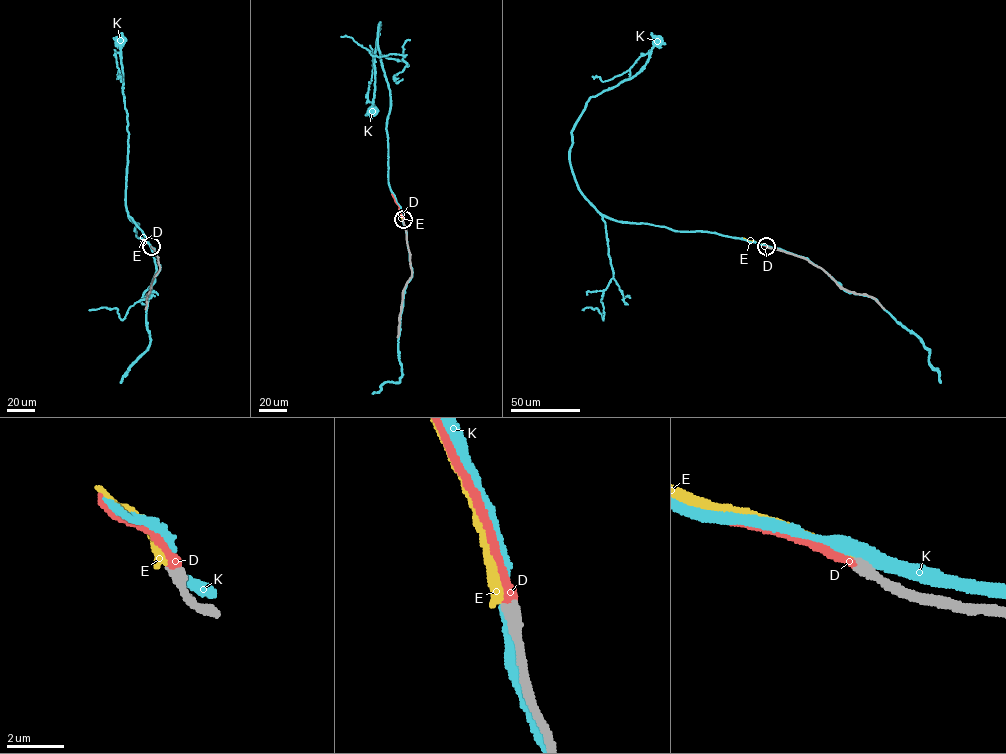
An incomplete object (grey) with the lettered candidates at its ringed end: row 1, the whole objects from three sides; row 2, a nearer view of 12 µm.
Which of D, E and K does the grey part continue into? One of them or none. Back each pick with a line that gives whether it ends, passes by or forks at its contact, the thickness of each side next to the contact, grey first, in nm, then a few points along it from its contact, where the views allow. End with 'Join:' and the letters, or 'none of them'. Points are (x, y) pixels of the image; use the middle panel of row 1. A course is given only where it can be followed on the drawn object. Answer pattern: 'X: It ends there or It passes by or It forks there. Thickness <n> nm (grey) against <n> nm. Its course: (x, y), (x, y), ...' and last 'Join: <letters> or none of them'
D: It ends there. Thickness 440 nm (grey) against 320 nm. Its course: (403, 219), (392, 193)
Join: D

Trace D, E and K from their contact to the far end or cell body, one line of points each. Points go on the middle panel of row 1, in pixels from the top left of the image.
D: (403, 219), (392, 193)
E: (402, 219), (392, 194)
K: (403, 220), (388, 181), (386, 127), (390, 91), (377, 45), (379, 22), (371, 110)

